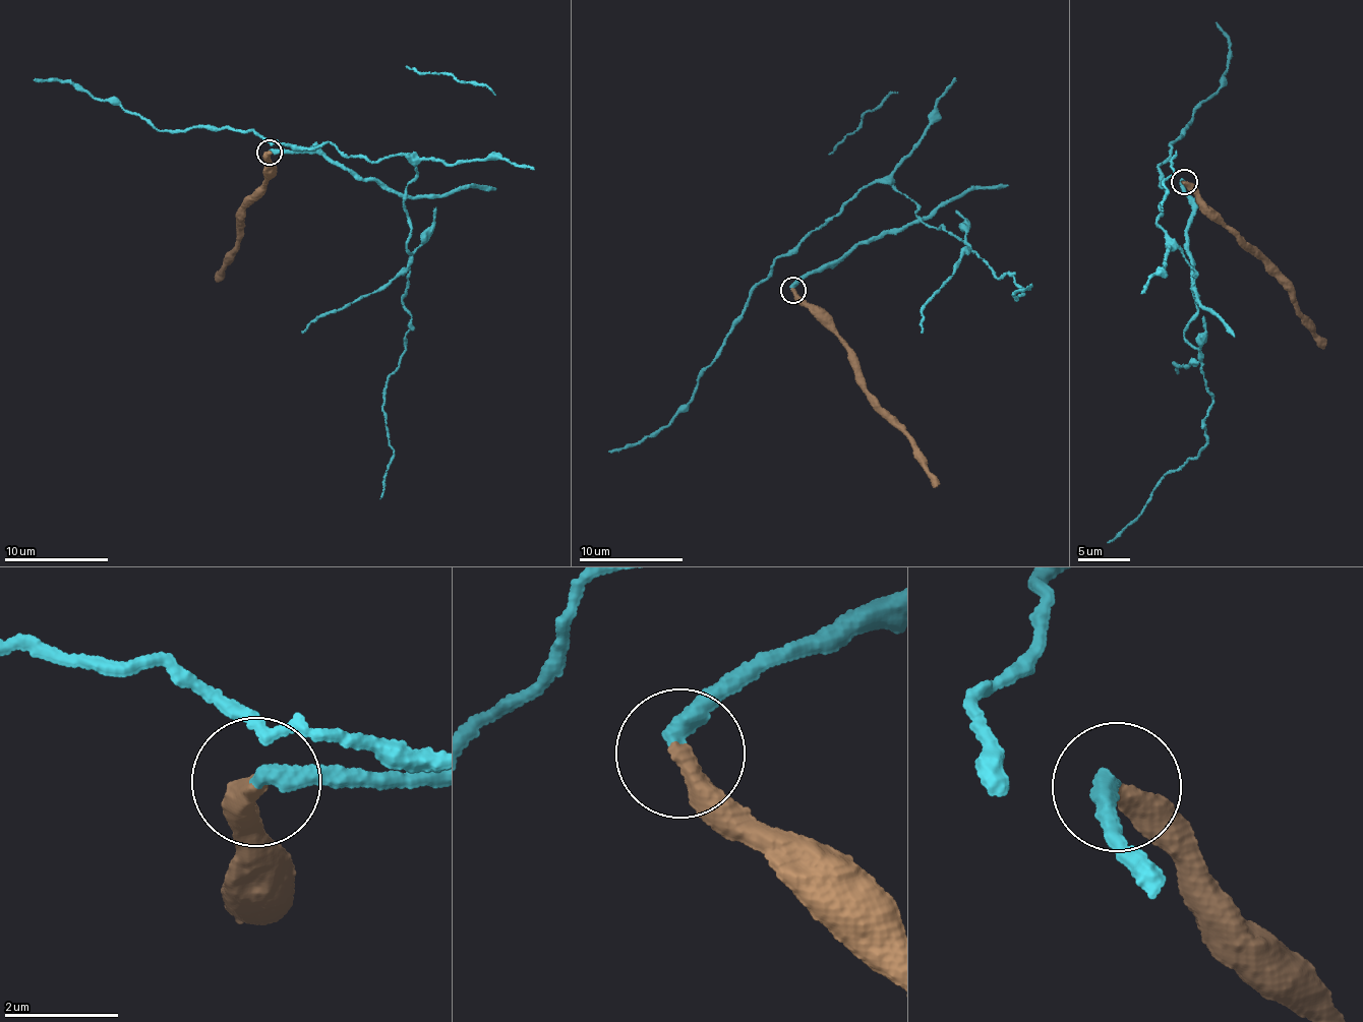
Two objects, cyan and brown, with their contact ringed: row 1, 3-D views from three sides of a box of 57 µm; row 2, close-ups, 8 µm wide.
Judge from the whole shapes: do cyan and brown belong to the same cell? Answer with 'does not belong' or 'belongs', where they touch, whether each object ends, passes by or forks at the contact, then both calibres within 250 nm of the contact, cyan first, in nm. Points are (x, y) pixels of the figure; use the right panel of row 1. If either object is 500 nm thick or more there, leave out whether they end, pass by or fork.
does not belong; at (1184, 182); cyan ends there; brown ends there; 340 nm thick on the cyan side, 420 nm on the other

